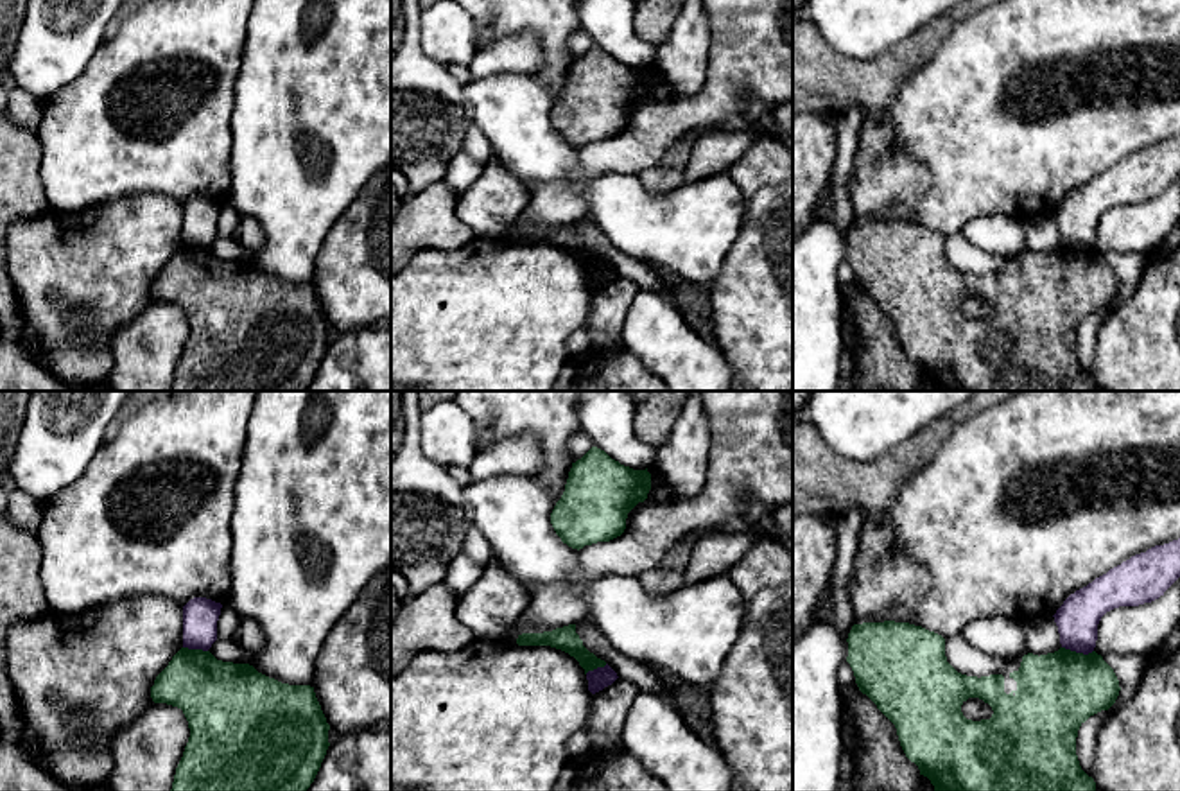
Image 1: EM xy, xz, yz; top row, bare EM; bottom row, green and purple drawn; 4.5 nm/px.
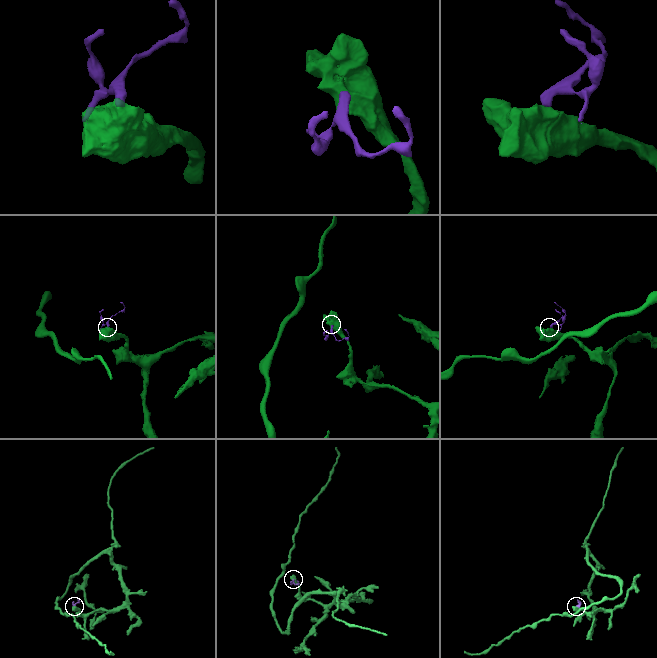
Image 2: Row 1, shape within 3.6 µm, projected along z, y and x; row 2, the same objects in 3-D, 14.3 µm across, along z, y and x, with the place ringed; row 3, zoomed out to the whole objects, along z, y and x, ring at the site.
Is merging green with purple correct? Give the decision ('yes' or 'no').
no

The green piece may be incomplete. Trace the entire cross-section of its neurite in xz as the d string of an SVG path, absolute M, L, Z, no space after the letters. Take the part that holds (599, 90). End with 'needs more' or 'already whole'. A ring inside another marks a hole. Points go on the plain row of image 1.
M592 45L572 61L551 122L561 140L577 149L610 140L624 131L628 111L647 97L649 88L647 66L633 68Z | already whole

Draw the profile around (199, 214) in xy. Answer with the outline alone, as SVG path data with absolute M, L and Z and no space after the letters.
M194 196L183 204L183 246L208 249L217 239L221 201Z

